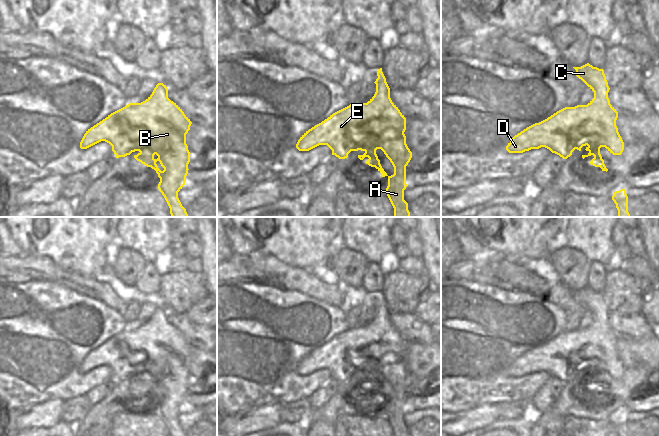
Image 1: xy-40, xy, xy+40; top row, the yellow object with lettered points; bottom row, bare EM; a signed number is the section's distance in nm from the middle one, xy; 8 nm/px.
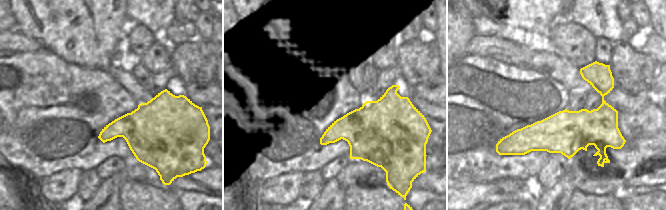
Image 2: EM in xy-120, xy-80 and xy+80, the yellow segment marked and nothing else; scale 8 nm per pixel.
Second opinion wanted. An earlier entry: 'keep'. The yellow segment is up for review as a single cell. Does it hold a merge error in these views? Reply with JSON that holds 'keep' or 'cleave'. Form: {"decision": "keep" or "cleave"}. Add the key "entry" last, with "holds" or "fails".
{"decision": "keep", "entry": "holds"}

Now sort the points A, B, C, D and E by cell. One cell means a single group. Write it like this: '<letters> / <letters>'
A B C D E

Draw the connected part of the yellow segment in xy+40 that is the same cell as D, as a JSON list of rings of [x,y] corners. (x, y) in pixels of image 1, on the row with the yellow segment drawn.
[[[589,63],[573,68],[576,76],[594,92],[594,98],[587,105],[565,107],[527,127],[512,138],[506,150],[523,153],[545,147],[567,159],[575,149],[581,151],[585,146],[589,153],[582,158],[593,155],[589,163],[607,172],[600,148],[605,147],[613,155],[621,155],[624,150],[624,142],[616,126],[618,112],[610,104],[610,88],[603,69]]]

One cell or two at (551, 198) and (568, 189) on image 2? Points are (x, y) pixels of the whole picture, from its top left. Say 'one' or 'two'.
one

